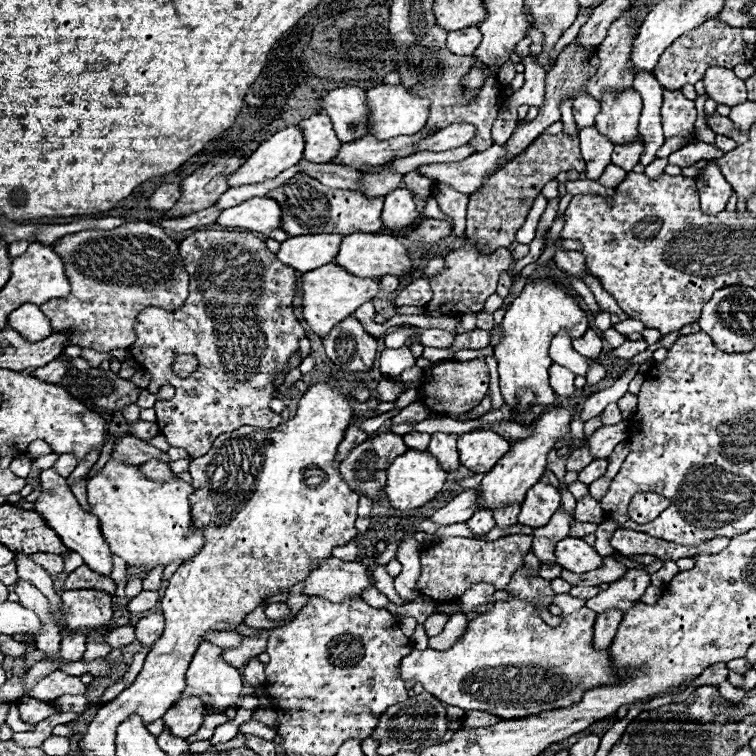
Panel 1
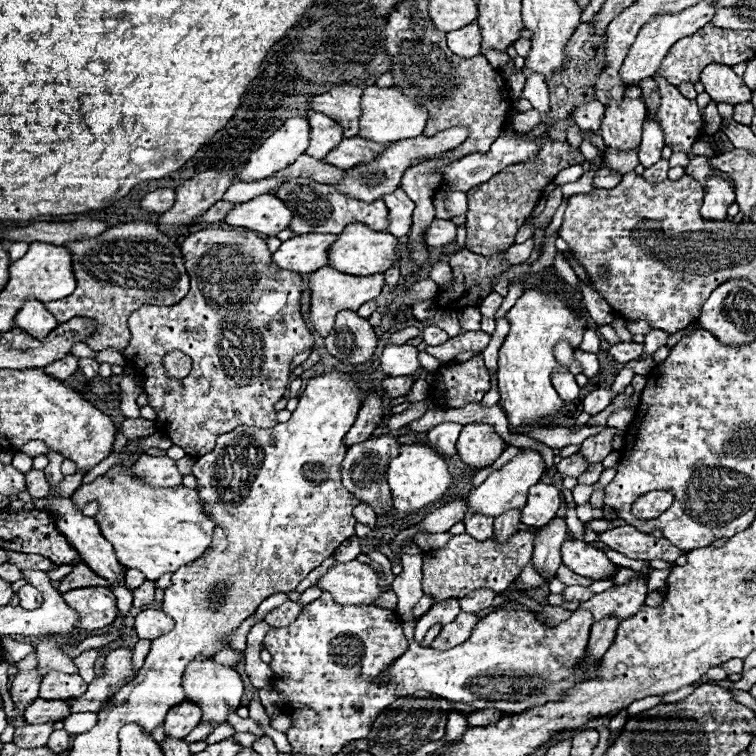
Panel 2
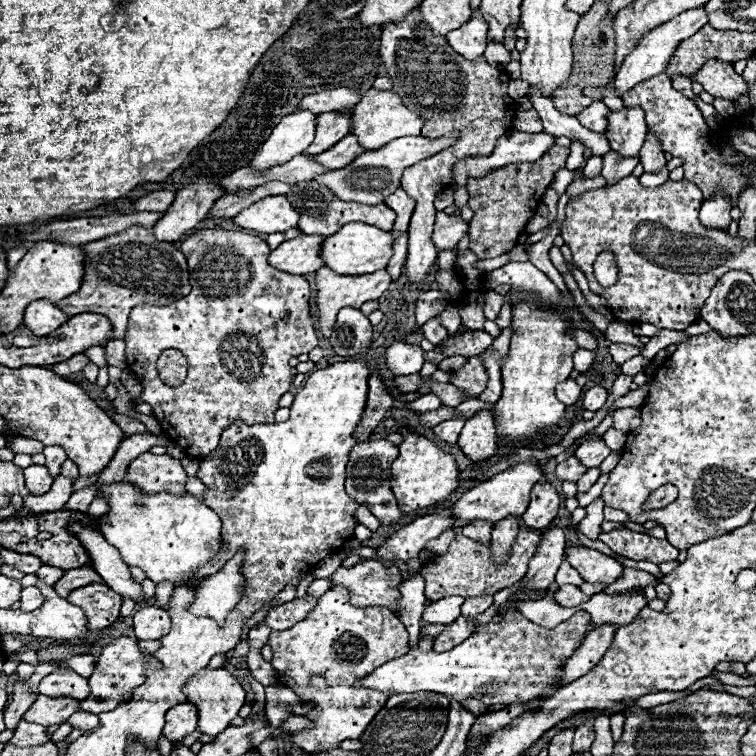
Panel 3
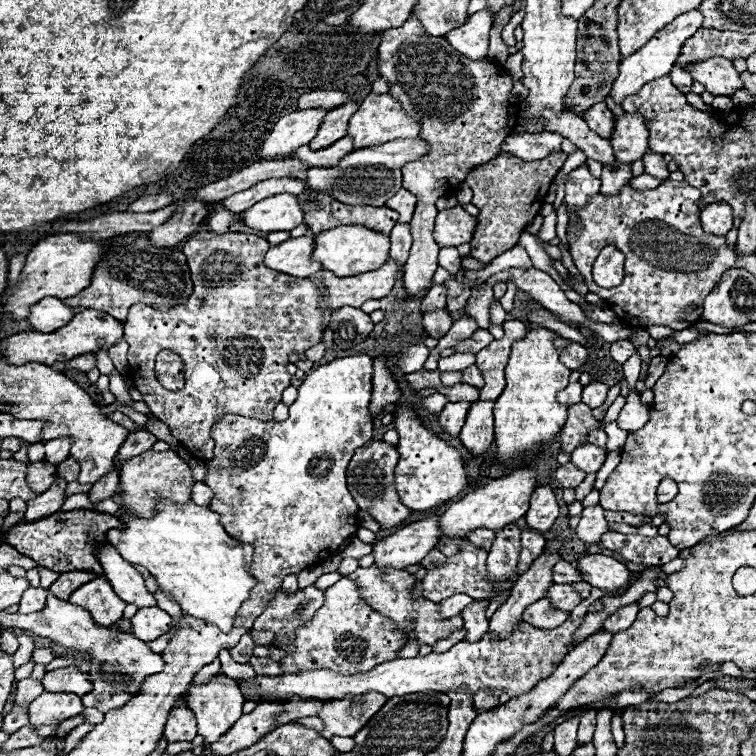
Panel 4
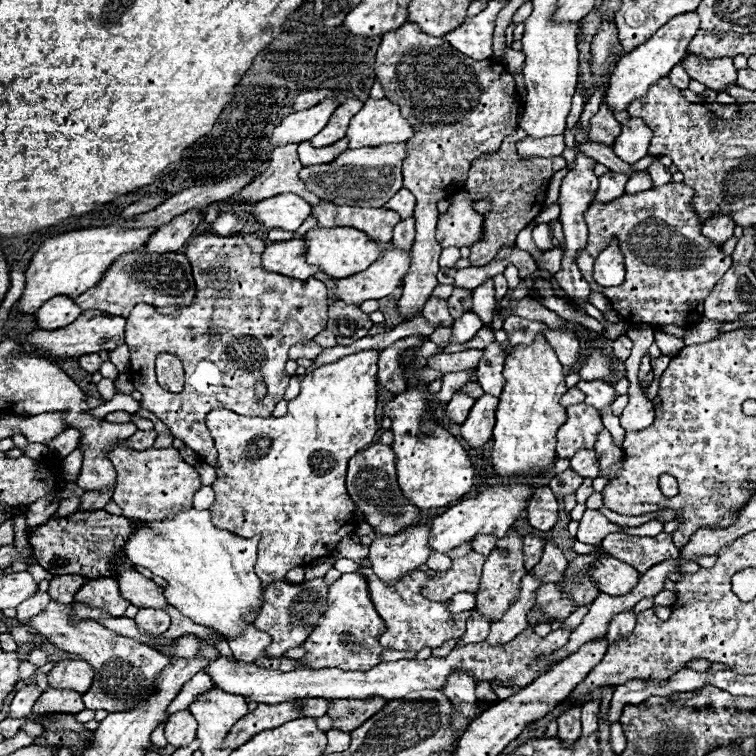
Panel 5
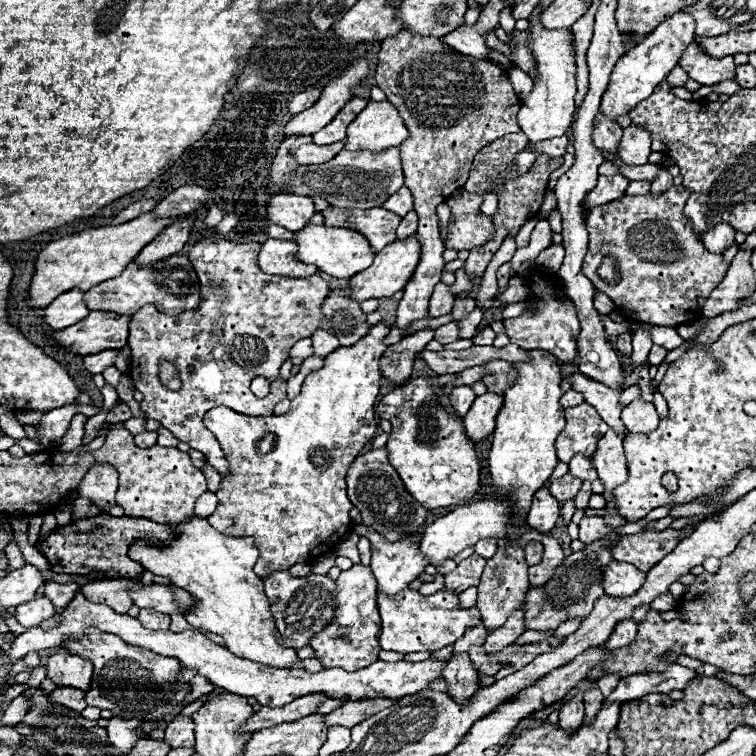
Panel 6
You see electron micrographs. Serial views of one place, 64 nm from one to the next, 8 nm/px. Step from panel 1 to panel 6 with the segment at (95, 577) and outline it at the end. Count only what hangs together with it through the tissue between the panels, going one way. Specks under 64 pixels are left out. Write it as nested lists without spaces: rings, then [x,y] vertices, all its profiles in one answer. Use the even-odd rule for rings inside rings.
[[[46,582],[44,586],[44,596],[52,602],[54,608],[64,608],[68,604],[68,600],[72,600],[72,594],[78,590],[80,586],[70,582],[70,584],[60,584],[60,582]]]

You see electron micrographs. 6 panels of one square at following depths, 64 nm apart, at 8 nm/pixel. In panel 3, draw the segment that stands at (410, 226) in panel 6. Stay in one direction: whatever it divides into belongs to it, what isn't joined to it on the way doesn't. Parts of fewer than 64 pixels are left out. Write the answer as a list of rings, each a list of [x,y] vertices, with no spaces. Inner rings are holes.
[[[392,232],[394,244],[392,244],[392,258],[388,262],[388,272],[392,274],[392,280],[396,280],[402,272],[402,266],[408,256],[408,234],[406,232]]]

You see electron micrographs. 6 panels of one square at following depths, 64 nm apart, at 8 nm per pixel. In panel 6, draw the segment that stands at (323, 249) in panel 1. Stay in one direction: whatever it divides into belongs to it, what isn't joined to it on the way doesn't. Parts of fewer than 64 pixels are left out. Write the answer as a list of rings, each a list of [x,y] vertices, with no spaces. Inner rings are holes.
[[[268,238],[258,254],[258,266],[266,274],[286,276],[286,278],[306,278],[318,272],[316,266],[296,260],[294,254],[296,254],[294,240]]]

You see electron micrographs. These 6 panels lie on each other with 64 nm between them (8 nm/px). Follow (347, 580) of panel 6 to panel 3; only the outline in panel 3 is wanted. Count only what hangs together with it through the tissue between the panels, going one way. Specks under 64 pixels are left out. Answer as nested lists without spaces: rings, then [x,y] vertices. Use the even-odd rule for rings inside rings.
[[[332,586],[300,624],[284,632],[274,630],[268,640],[274,650],[272,666],[280,672],[280,682],[296,684],[292,690],[302,702],[316,704],[312,714],[306,716],[315,721],[316,727],[294,734],[294,742],[306,752],[338,748],[338,742],[342,740],[360,738],[376,712],[384,708],[388,696],[372,690],[354,690],[352,682],[408,652],[408,632],[390,610],[352,606],[348,596],[350,592],[346,586]],[[310,674],[322,674],[328,680],[330,690],[312,690],[308,686]]]

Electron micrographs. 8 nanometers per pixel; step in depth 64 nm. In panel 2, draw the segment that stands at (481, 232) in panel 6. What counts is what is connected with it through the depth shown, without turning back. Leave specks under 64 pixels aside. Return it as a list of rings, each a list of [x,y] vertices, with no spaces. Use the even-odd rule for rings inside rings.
[[[436,218],[426,232],[426,244],[434,246],[434,248],[448,246],[456,240],[456,232],[458,232],[458,224],[454,224],[452,220]]]

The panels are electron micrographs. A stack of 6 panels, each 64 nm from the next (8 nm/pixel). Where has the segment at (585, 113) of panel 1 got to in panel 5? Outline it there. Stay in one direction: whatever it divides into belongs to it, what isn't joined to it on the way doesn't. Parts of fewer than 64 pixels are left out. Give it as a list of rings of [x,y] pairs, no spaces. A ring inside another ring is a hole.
[[[602,104],[596,116],[590,120],[590,132],[588,136],[600,144],[612,146],[616,136],[620,136],[620,124],[614,120],[612,112]]]

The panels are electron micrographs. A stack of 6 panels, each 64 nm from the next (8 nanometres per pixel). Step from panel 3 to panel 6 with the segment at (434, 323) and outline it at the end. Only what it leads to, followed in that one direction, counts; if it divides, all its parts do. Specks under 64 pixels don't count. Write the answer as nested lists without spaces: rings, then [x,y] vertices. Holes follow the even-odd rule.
[[[444,282],[436,284],[432,300],[430,300],[428,316],[430,318],[438,318],[438,316],[444,316],[444,314],[450,314],[452,306],[454,306],[454,298],[456,298],[456,294],[450,292],[448,284],[444,284]]]

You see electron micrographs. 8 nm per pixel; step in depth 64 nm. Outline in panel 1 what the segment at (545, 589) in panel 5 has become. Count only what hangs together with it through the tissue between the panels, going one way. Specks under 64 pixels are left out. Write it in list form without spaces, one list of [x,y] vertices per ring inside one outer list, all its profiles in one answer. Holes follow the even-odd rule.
[[[572,586],[572,590],[568,592],[570,596],[574,598],[582,598],[582,600],[588,600],[592,596],[596,596],[600,590],[596,586]]]

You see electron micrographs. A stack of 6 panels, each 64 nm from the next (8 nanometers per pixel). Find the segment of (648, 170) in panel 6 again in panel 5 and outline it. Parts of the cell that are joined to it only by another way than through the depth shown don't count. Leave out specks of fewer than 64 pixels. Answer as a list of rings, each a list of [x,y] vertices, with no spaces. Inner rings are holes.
[[[586,140],[586,144],[582,144],[582,150],[592,156],[596,162],[608,166],[612,172],[624,172],[628,176],[634,176],[634,174],[640,174],[632,168],[632,164],[620,160],[610,146],[604,146],[604,144],[598,144],[598,142],[592,142],[592,140]]]

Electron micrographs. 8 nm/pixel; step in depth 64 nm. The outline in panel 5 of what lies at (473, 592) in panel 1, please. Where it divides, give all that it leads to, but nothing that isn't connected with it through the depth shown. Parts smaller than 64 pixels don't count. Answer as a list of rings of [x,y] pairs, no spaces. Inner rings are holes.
[[[478,612],[472,614],[472,620],[466,622],[466,634],[458,640],[458,644],[478,644],[478,642],[484,642],[486,636],[488,636],[488,630],[490,630],[490,624],[484,616],[480,616]]]

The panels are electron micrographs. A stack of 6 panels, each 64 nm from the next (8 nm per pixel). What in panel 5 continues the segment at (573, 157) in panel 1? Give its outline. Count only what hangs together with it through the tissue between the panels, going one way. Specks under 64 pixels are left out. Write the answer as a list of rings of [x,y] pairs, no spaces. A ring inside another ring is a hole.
[[[514,134],[506,136],[502,146],[496,152],[490,152],[480,160],[474,160],[464,190],[470,192],[474,200],[490,198],[492,210],[484,214],[484,222],[486,222],[484,238],[470,248],[470,266],[480,268],[490,264],[502,246],[512,246],[516,242],[518,232],[542,212],[548,182],[554,176],[554,172],[562,170],[564,166],[566,160],[562,156],[556,156],[554,160],[532,158],[528,162],[520,162],[520,156],[516,154],[516,146],[514,146]]]

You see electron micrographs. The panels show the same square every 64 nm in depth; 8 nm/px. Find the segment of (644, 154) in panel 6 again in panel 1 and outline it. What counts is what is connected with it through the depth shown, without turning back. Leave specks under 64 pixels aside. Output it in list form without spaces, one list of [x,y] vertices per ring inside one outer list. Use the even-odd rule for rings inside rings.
[[[624,90],[622,94],[604,94],[602,110],[596,116],[596,128],[602,136],[608,136],[612,144],[630,144],[638,136],[638,120],[642,114],[642,98],[636,90]]]

